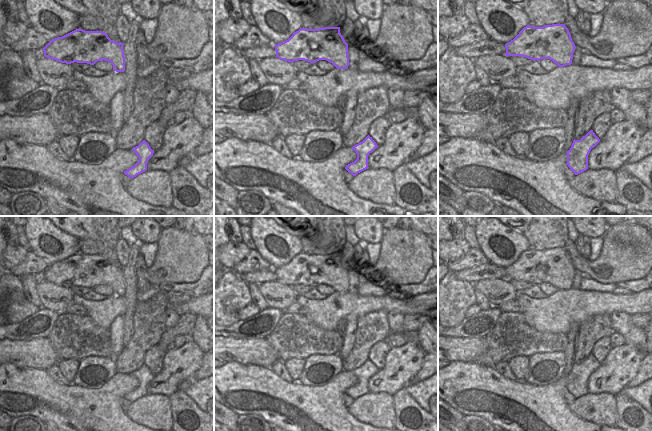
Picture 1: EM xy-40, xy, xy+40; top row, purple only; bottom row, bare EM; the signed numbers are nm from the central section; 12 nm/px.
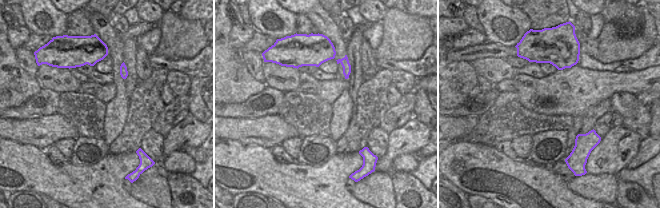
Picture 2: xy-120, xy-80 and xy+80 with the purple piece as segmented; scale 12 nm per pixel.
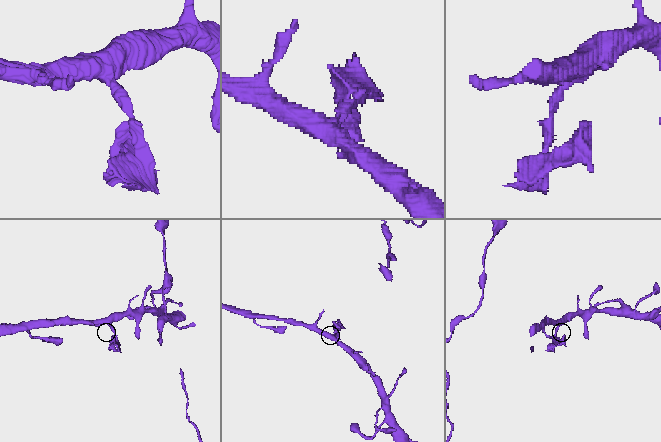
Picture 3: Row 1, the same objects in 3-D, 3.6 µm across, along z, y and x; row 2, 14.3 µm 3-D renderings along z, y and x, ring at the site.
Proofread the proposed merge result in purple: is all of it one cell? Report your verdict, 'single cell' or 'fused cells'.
single cell

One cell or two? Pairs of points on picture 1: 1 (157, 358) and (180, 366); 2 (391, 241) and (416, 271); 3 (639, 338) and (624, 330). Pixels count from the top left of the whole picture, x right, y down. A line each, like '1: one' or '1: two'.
1: two
2: one
3: one

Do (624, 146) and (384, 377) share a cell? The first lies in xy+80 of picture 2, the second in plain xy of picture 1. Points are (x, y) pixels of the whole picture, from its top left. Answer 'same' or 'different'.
same

